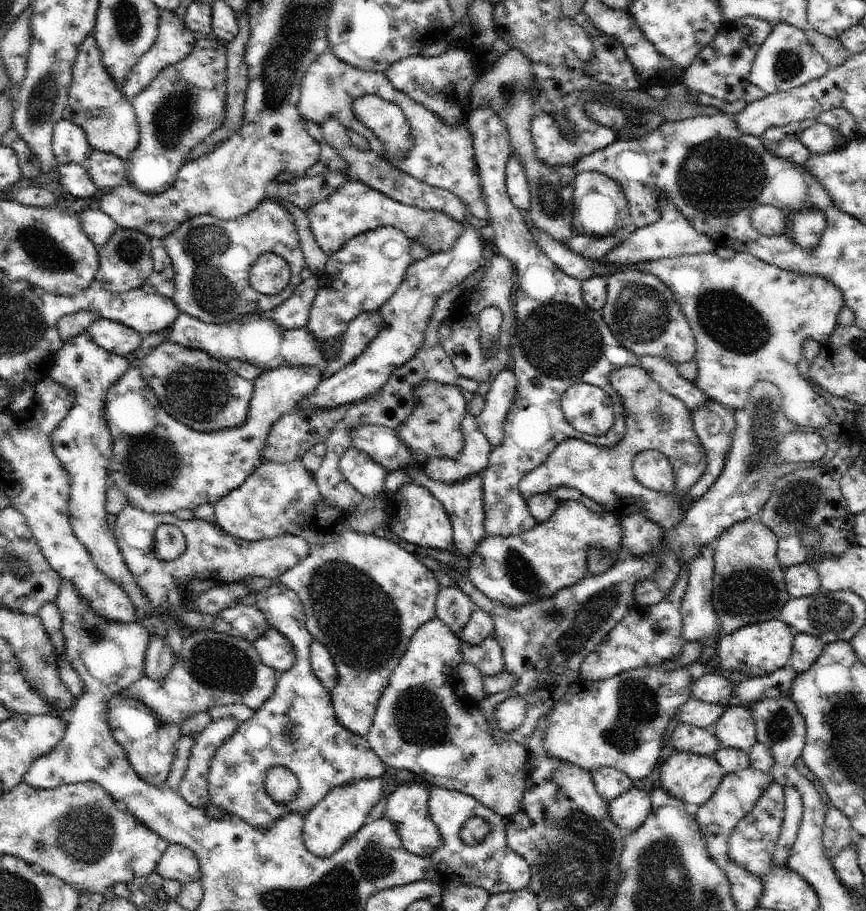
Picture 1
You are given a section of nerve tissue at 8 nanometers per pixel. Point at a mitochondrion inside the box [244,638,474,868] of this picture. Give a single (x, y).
(418, 716)

